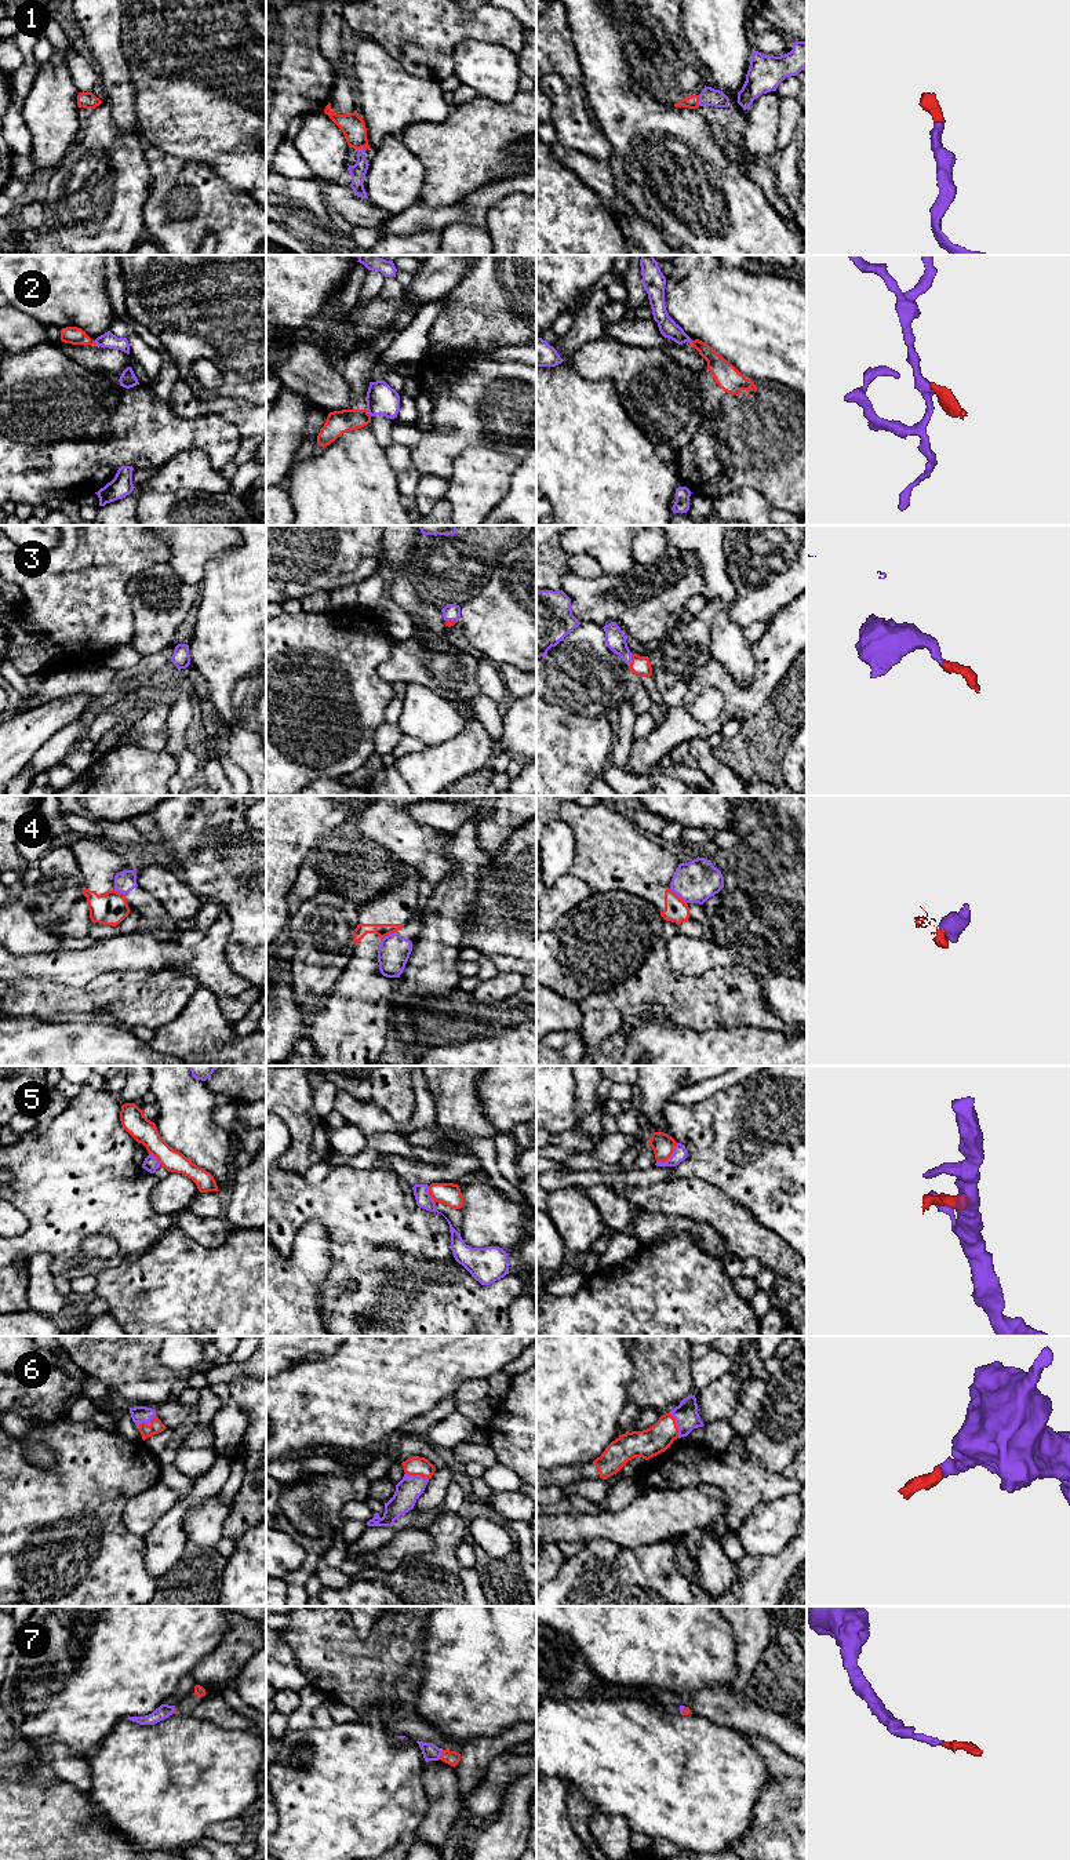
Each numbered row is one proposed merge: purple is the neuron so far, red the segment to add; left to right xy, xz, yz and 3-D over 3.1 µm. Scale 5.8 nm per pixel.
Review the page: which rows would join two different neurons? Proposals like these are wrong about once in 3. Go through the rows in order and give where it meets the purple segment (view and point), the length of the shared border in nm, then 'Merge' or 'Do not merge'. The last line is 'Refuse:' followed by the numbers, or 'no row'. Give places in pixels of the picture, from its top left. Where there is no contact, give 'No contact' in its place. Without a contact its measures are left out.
1: Touches purple at yz (699, 101). Shared border 70 nm. Merge
2: Touches purple at xz (368, 412). Shared border 60 nm. Do not merge
3: Touches purple at yz (630, 661). Shared border 80 nm. Merge
4: Touches purple at yz (679, 896). Shared border 130 nm. Do not merge
5: Touches purple at yz (670, 1157). Shared border 170 nm. Do not merge
6: Touches purple at yz (677, 1424). Shared border 160 nm. Merge
7: Touches purple at xz (441, 1753). Shared border 60 nm. Merge
Refuse: 2, 4, 5

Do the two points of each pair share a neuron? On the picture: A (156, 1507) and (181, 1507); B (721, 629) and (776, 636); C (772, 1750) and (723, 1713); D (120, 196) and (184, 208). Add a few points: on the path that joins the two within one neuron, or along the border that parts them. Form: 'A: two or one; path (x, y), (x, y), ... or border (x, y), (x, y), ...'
A: two; border (181, 1496), (149, 1531)
B: two; border (753, 645), (754, 674), (752, 679)
C: two; border (741, 1732), (759, 1735), (781, 1749)
D: two; border (149, 192), (144, 206), (144, 230)

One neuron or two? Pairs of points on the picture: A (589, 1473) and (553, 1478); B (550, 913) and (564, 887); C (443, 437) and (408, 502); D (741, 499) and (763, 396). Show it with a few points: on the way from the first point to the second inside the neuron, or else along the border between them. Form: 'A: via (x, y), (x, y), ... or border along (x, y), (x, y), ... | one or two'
A: via (581, 1473), (561, 1477) | one
B: via (552, 906), (564, 894) | one
C: border along (410, 448), (410, 459), (422, 474) | two
D: border along (713, 498), (739, 488), (753, 487), (771, 506) | two

